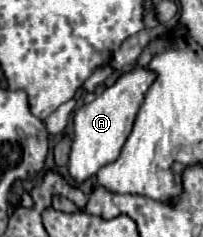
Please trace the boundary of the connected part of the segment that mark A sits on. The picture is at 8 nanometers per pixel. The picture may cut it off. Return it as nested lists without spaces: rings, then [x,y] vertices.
[[[135,66],[133,70],[123,72],[117,78],[117,82],[105,88],[105,92],[99,94],[93,102],[83,104],[77,110],[73,126],[73,146],[69,156],[69,174],[73,176],[75,182],[85,182],[87,178],[95,176],[101,166],[115,162],[119,158],[119,152],[133,128],[133,120],[143,102],[143,96],[155,78],[157,74],[151,72],[149,68]]]

